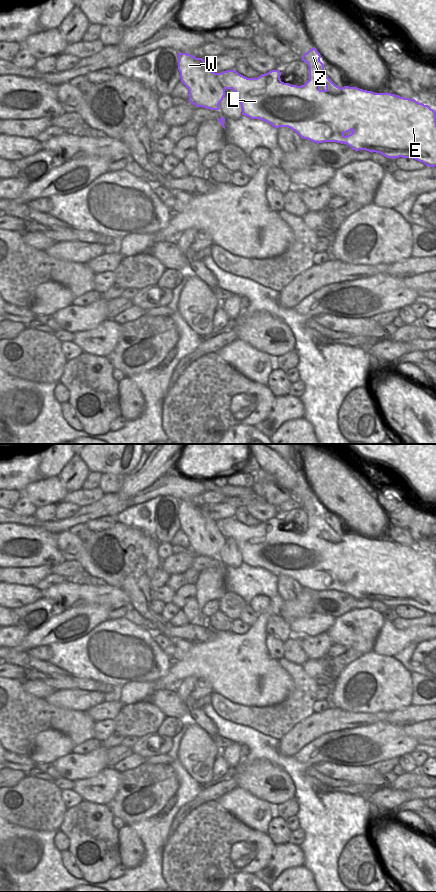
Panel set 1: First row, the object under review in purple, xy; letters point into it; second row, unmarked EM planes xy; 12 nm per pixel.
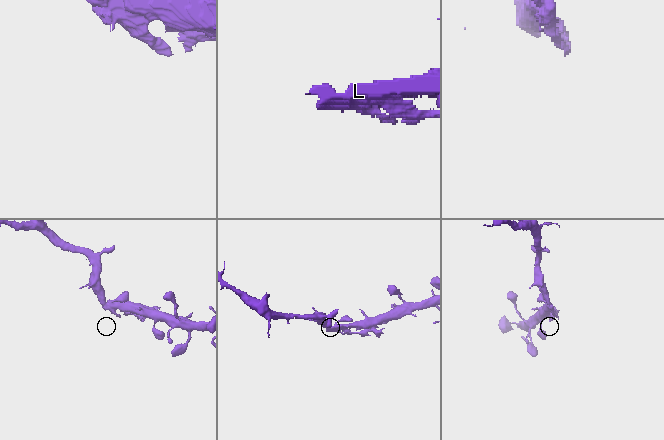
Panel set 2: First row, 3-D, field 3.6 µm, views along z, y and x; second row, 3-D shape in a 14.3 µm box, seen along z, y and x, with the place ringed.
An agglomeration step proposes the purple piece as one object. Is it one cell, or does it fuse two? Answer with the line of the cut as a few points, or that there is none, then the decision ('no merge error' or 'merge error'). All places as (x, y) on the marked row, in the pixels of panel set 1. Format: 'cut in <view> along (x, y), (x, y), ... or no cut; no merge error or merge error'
cut in xy along (217, 73), (220, 84), (224, 89); merge error

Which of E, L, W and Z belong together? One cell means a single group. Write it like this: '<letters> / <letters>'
E L Z / W

